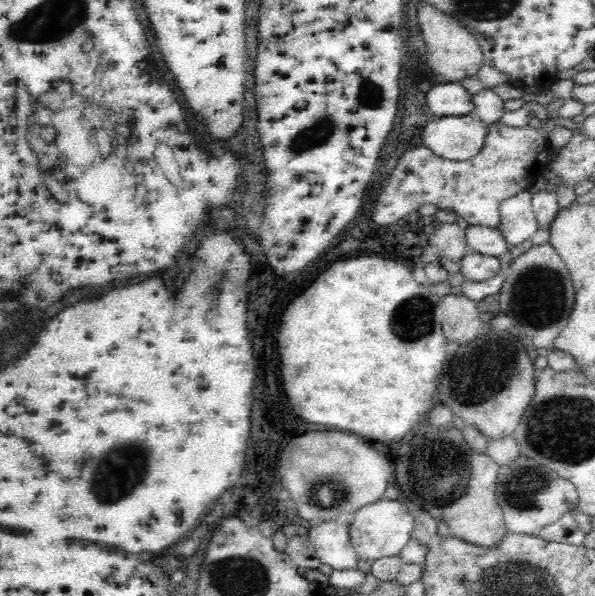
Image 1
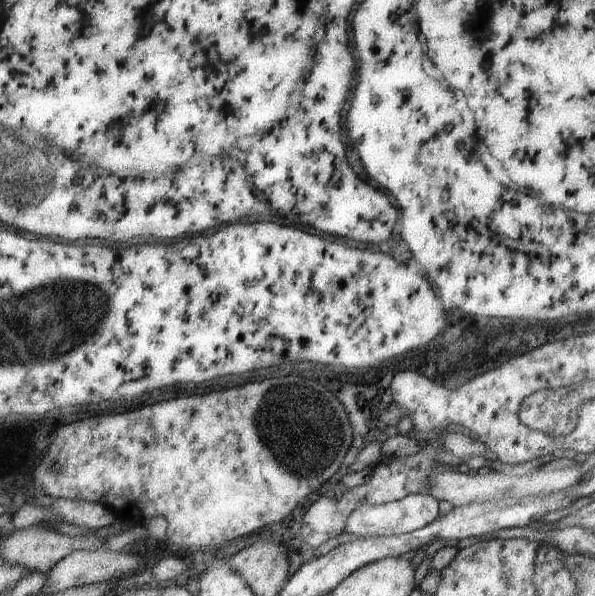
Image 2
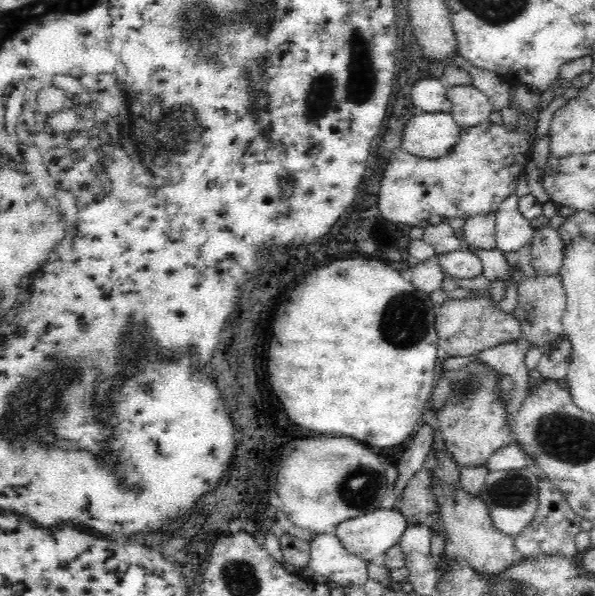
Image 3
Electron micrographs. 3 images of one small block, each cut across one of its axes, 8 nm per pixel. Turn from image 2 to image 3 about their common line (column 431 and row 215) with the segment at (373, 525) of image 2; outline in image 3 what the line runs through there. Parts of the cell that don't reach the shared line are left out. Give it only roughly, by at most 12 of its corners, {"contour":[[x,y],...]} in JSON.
{"contour":[[509,194],[496,211],[496,248],[520,250],[533,228]]}

